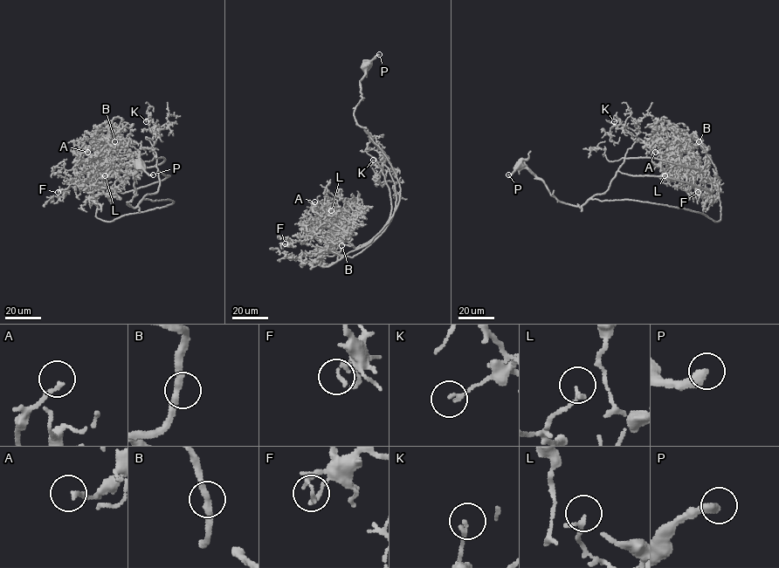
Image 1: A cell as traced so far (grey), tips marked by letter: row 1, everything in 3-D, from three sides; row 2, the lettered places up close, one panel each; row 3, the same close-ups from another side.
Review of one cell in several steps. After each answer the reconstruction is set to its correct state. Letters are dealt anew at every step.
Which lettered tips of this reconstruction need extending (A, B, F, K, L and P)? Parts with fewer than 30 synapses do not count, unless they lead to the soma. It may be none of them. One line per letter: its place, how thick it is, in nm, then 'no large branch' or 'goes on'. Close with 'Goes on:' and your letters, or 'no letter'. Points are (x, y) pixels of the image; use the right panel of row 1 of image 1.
A: (655, 152) | 130 nm | no large branch
B: (699, 141) | 280 nm | no large branch
F: (698, 192) | 120 nm | no large branch
K: (614, 121) | 170 nm | no large branch
L: (665, 175) | 190 nm | no large branch
P: (508, 174) | 400 nm | no large branch
Goes on: no letter

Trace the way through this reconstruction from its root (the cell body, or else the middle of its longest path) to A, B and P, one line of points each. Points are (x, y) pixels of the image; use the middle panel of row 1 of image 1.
A: (367, 66), (354, 116), (386, 155), (389, 218), (355, 248), (341, 237), (348, 235), (319, 221), (314, 201)
B: (367, 66), (354, 116), (386, 155), (391, 211), (356, 247), (308, 233), (341, 245)
P: (367, 66), (379, 54)

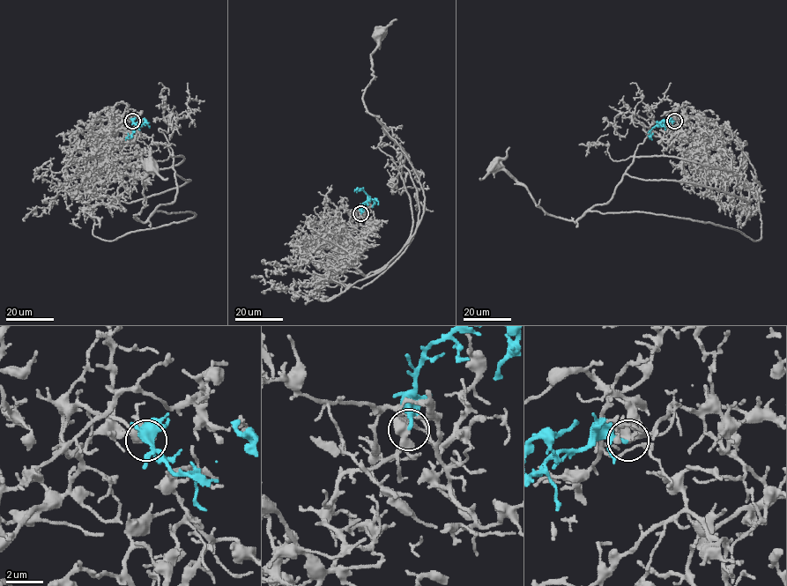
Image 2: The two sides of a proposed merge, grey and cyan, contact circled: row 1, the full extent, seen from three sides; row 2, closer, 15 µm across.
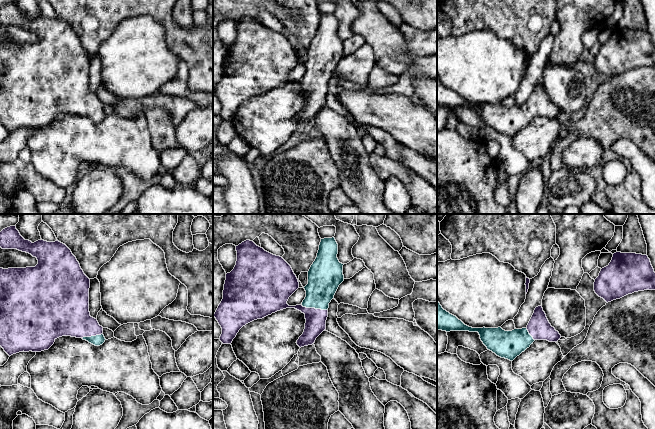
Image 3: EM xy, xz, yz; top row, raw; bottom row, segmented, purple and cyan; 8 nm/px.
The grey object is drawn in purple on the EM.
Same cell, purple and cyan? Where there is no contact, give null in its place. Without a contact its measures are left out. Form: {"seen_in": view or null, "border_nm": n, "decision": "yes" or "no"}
{"seen_in": "xz", "border_nm": 220, "decision": "yes"}

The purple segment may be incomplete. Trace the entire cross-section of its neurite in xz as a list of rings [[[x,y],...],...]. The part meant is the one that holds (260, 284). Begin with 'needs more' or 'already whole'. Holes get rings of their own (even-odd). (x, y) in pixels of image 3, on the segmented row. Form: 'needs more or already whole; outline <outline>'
needs more; outline [[[335,238],[321,239],[317,257],[308,271],[308,284],[304,287],[306,297],[301,305],[296,306],[289,306],[287,301],[299,288],[299,282],[291,266],[282,257],[265,251],[250,240],[236,246],[236,251],[236,265],[226,274],[223,299],[214,314],[222,328],[220,341],[231,344],[246,324],[286,308],[295,308],[304,313],[306,319],[304,332],[297,340],[297,345],[301,348],[314,344],[316,338],[326,329],[329,303],[344,281],[344,264],[337,258],[338,244]]]

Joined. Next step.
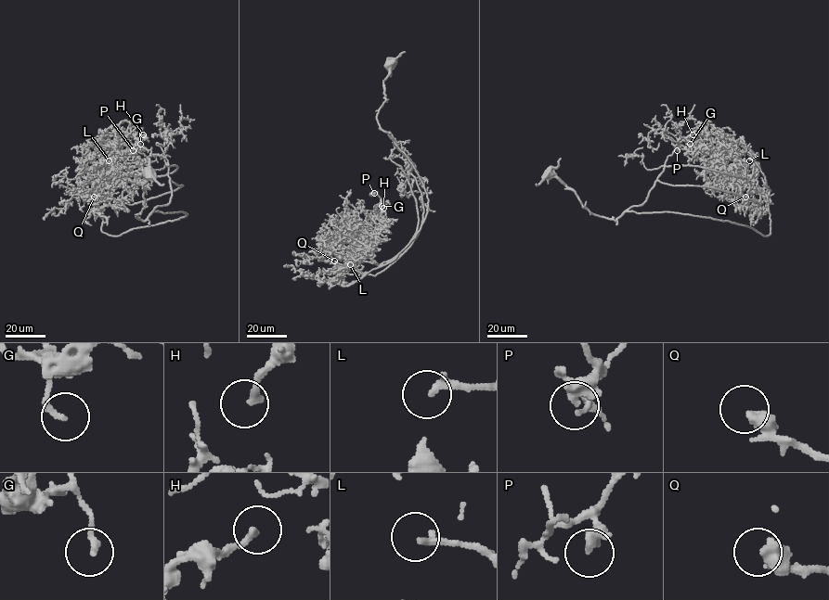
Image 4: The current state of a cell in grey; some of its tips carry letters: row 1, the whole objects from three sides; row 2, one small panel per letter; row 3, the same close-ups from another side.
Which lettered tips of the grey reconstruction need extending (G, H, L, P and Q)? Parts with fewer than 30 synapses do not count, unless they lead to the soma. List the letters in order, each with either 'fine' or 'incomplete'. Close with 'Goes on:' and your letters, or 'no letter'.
G: fine
H: fine
L: incomplete
P: fine
Q: incomplete
Goes on: L, Q

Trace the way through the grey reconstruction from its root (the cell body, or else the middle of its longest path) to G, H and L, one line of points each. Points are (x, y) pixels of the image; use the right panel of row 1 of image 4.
G: (549, 175), (583, 207), (615, 221), (644, 202), (666, 166), (749, 182), (731, 147), (703, 133), (690, 144)
H: (549, 175), (615, 221), (644, 202), (666, 166), (749, 182), (731, 147), (692, 134)
L: (549, 175), (592, 213), (615, 221), (641, 206), (656, 181), (759, 204), (752, 179), (758, 163), (749, 160)

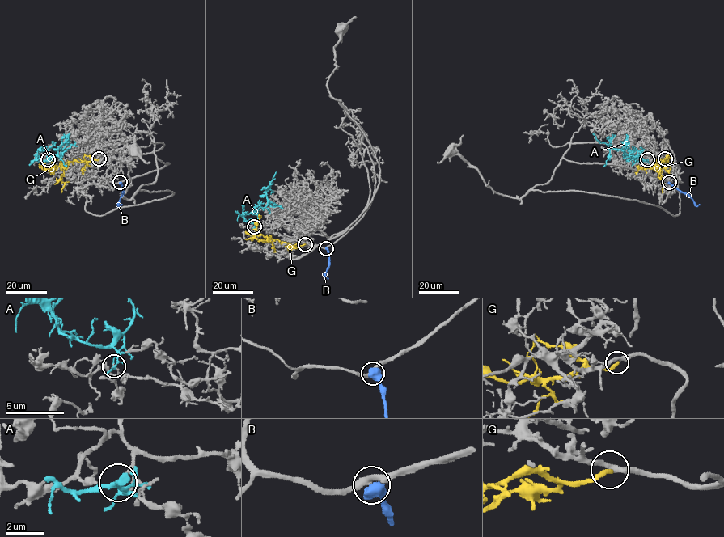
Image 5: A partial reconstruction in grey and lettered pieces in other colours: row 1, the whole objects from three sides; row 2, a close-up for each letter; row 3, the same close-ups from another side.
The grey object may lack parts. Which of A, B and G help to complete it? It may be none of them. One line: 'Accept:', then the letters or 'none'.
Accept: G

